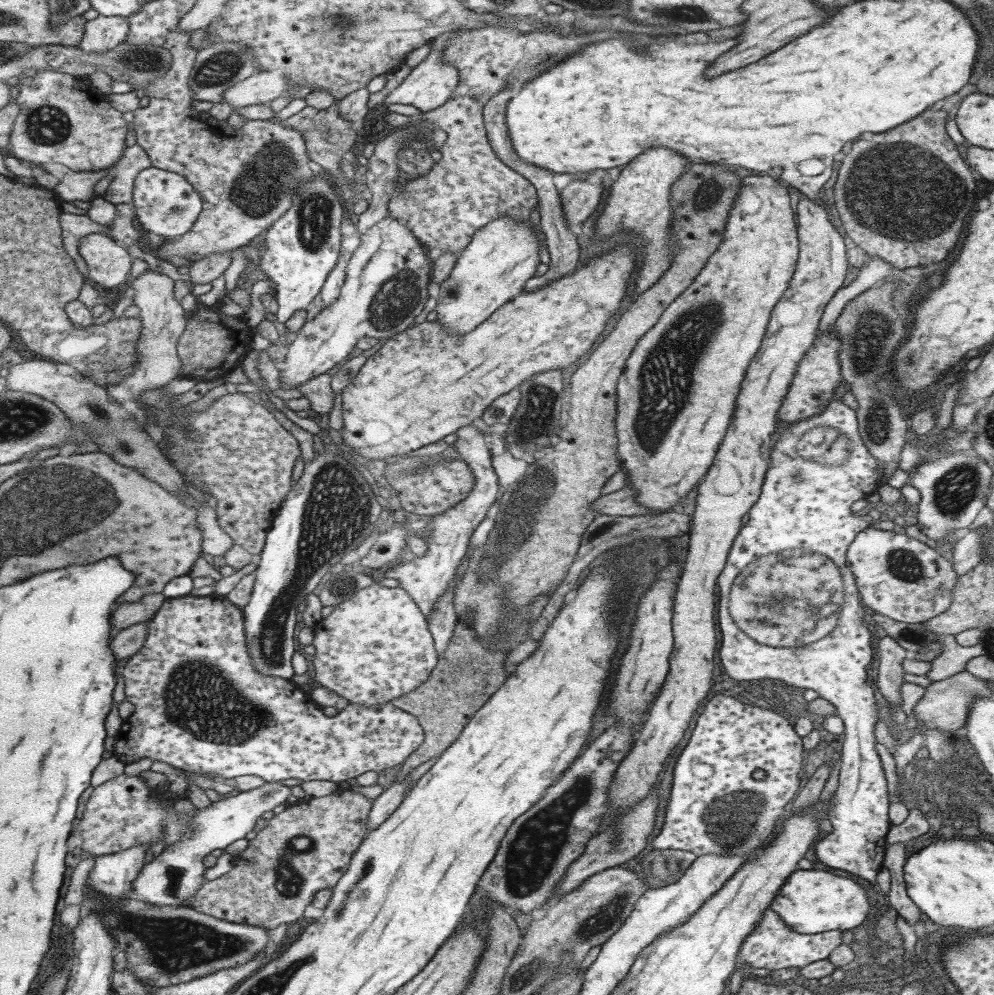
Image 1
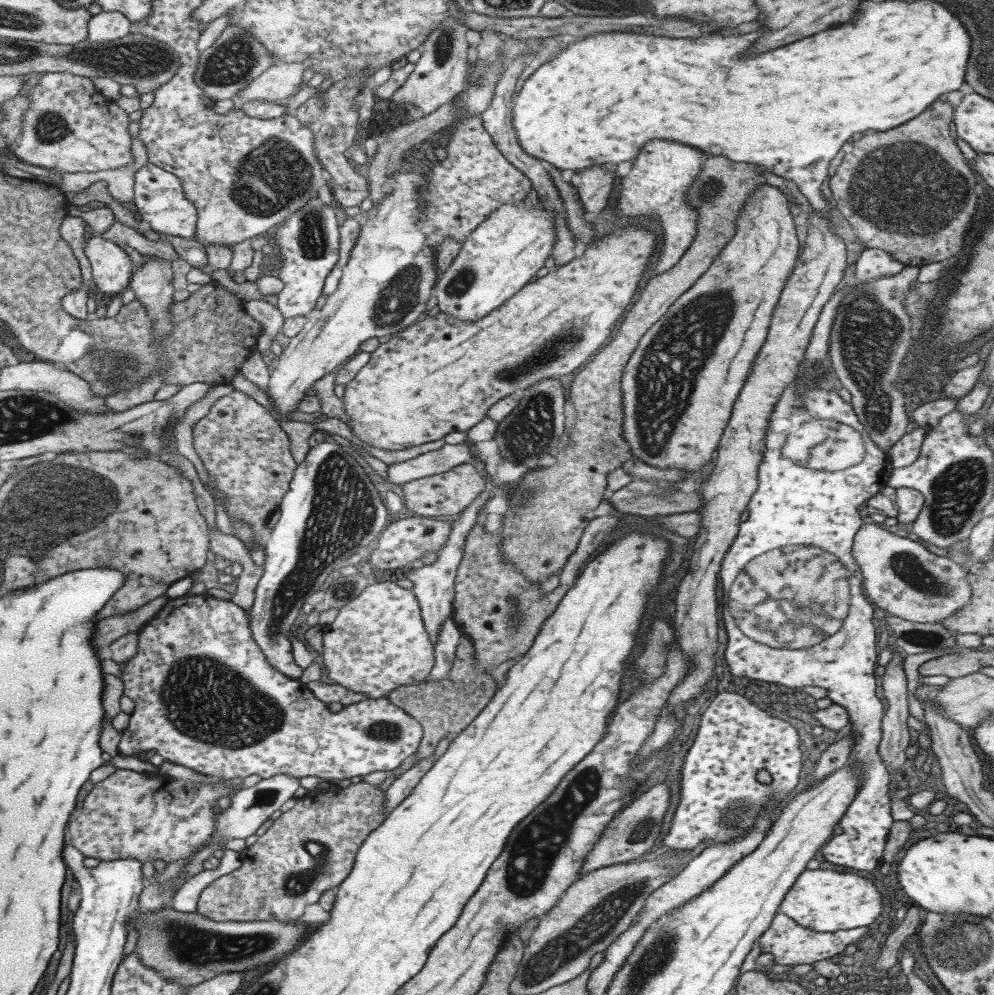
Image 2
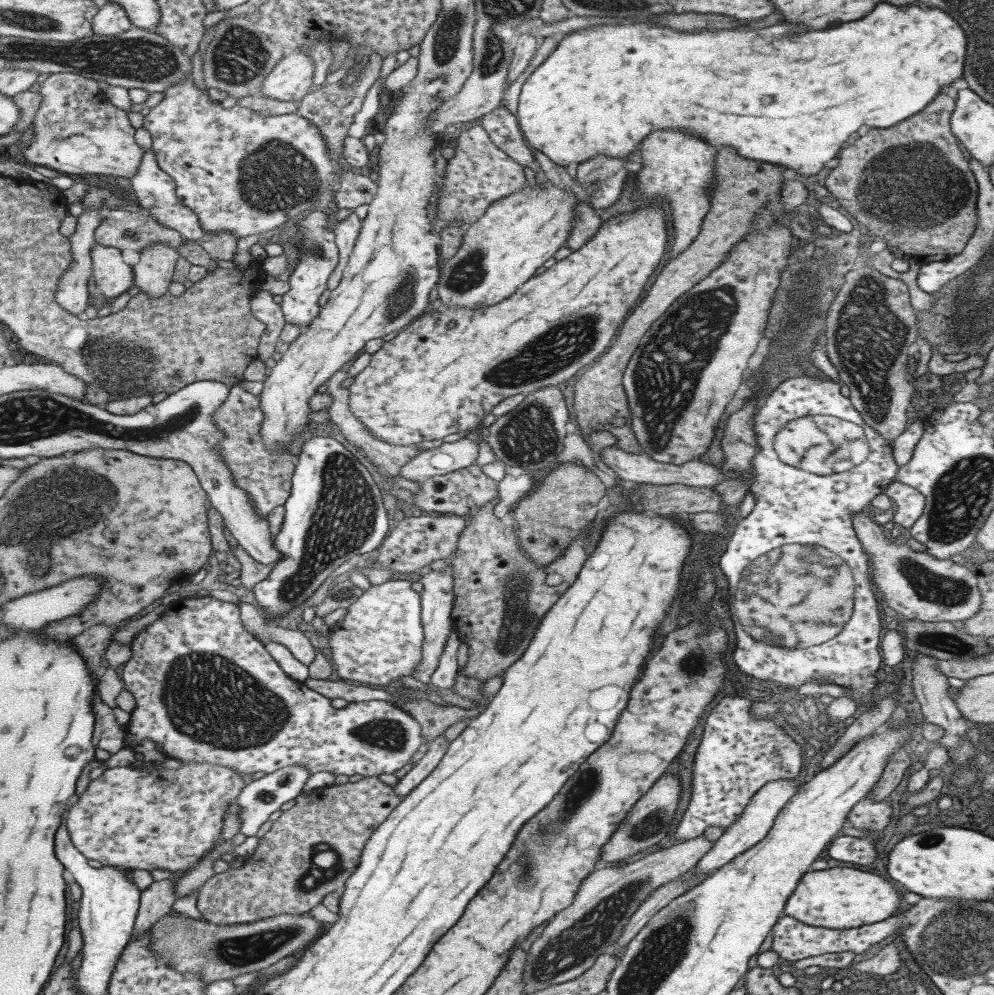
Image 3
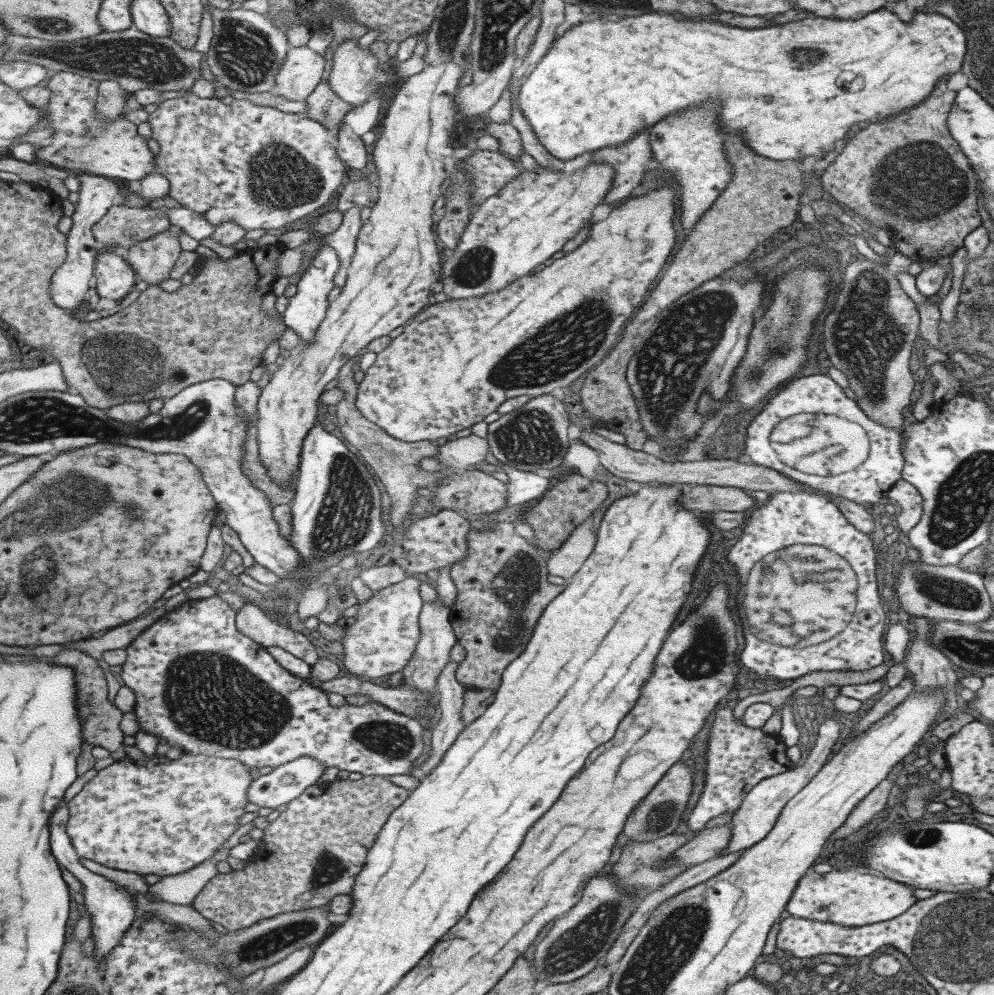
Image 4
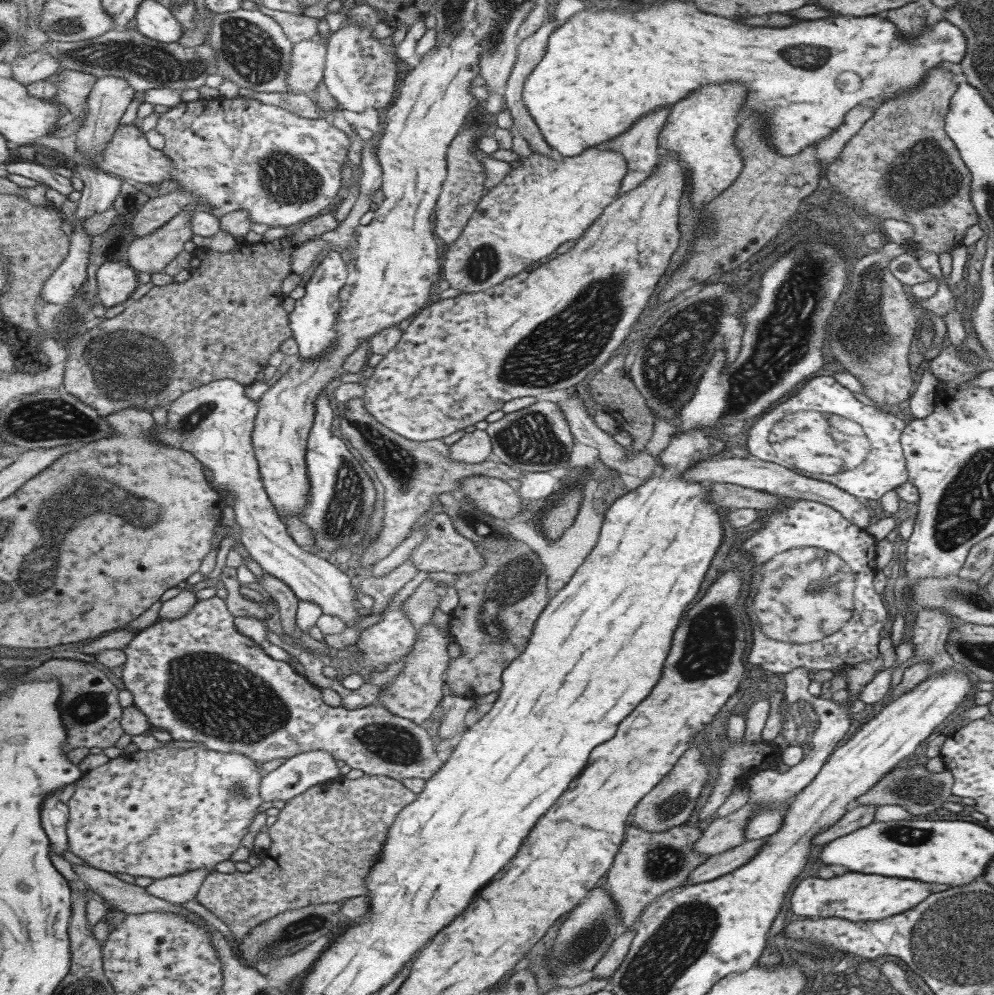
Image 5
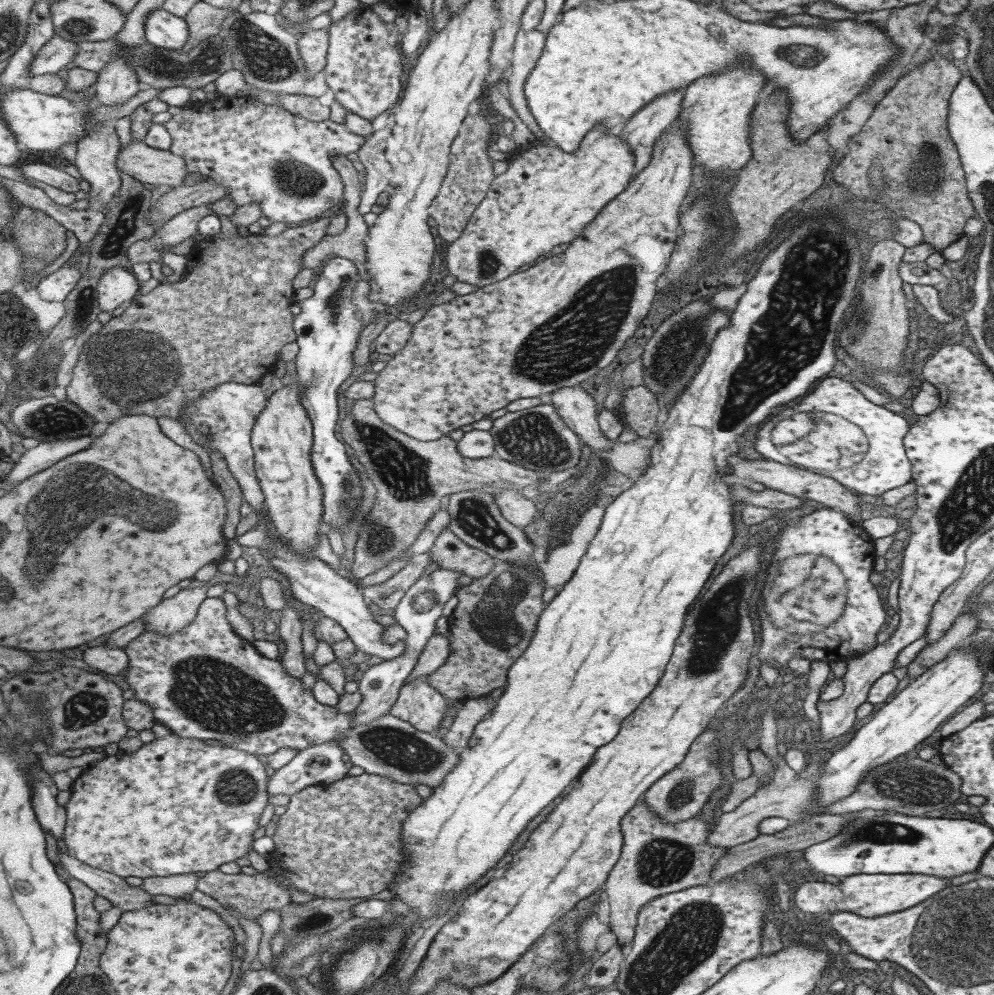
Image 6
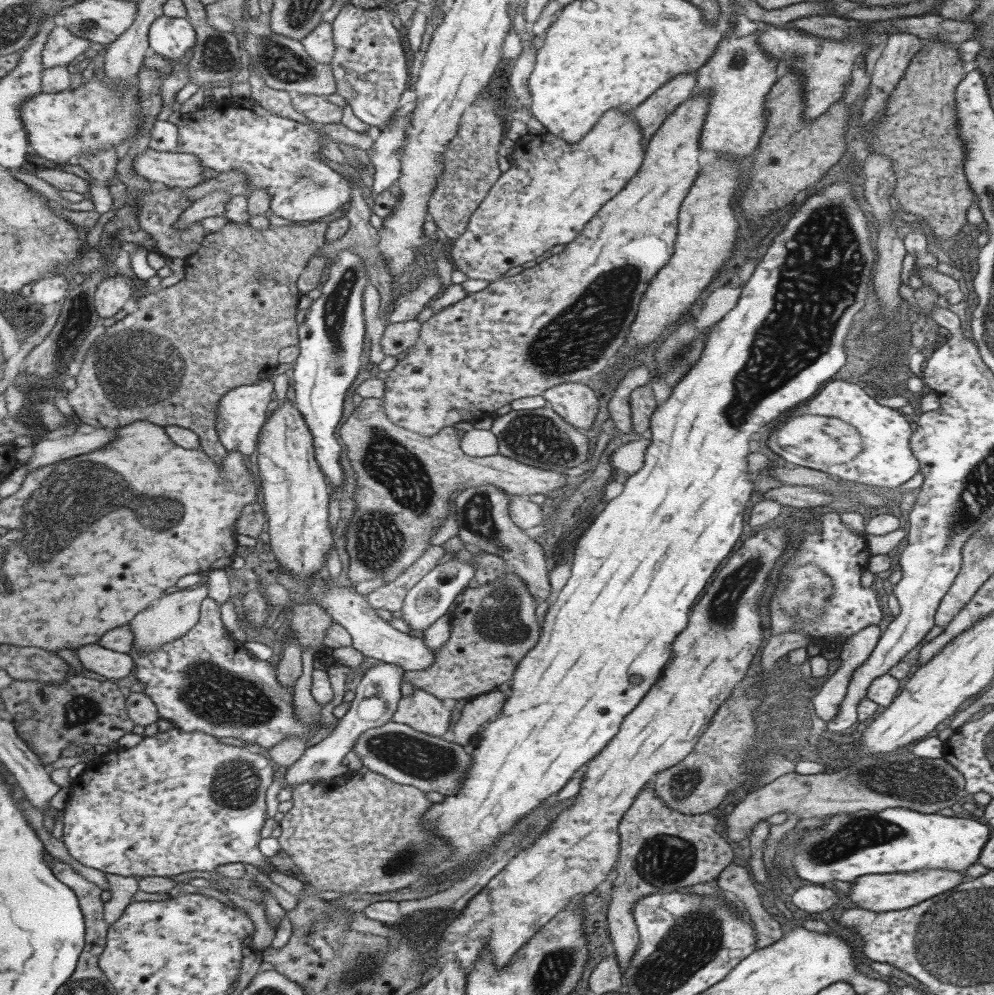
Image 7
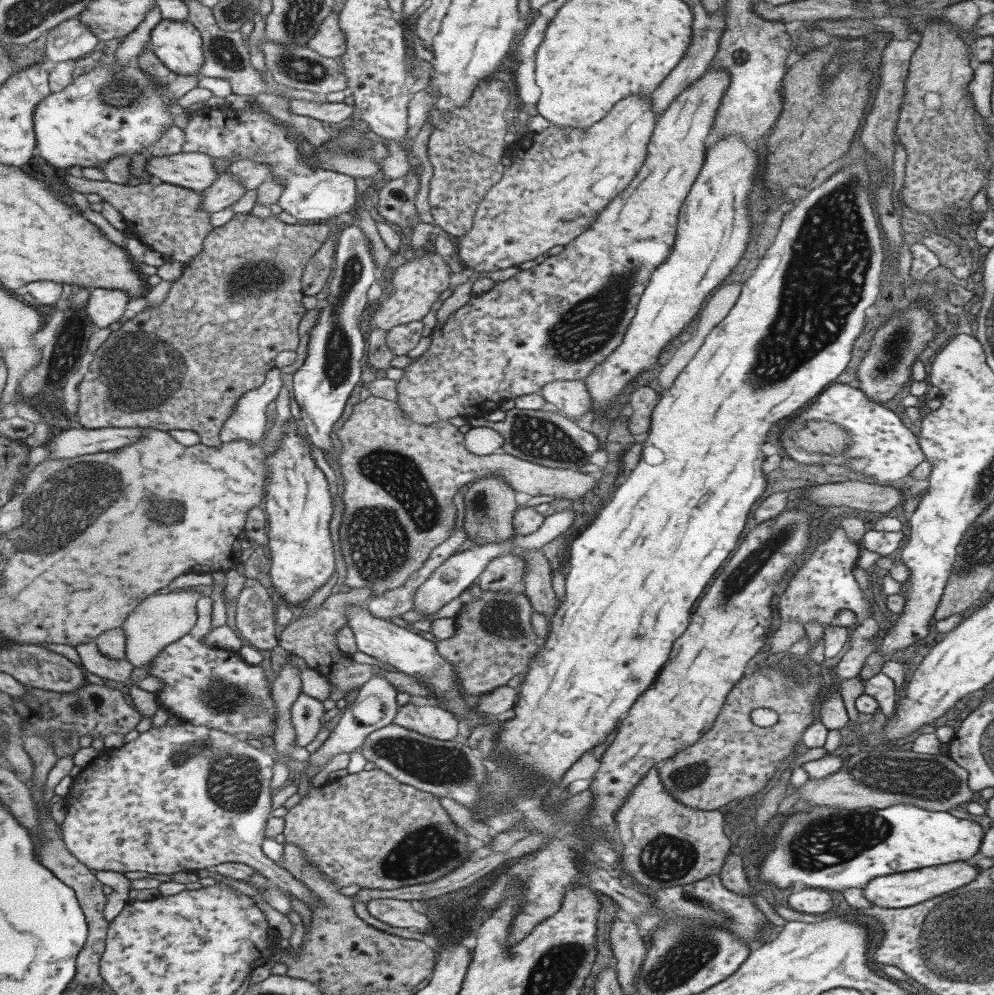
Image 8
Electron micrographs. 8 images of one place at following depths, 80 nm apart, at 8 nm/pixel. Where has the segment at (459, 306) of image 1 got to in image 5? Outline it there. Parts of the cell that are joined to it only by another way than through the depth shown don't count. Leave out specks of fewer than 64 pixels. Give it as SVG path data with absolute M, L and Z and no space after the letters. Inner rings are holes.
M599 145L587 148L575 157L555 159L533 153L527 158L519 158L515 164L511 164L505 178L487 189L475 205L469 221L445 252L440 279L447 280L449 288L460 290L463 294L479 292L519 274L529 264L555 253L559 244L578 239L602 214L611 199L619 193L617 189L625 169L625 161L619 153L611 149L599 149Z

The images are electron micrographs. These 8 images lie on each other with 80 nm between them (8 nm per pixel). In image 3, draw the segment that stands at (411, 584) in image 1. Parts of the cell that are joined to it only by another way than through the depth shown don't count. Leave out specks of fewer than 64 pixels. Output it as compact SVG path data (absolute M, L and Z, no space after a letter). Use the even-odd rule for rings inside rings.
M449 555L449 559L452 562L449 563L449 566L447 566L447 568L443 568L441 572L431 570L430 572L427 572L427 574L423 574L422 576L420 576L421 578L419 578L419 582L423 587L423 590L421 590L421 592L419 593L420 624L423 632L423 644L421 645L422 657L421 660L418 662L418 665L414 668L414 672L411 673L410 676L413 676L413 678L419 680L419 682L422 682L424 684L430 682L430 674L433 672L433 670L435 670L435 667L437 666L437 659L439 658L439 655L443 650L443 645L445 644L445 642L447 642L447 636L451 634L452 627L450 614L452 611L452 603L454 600L453 581L451 581L451 566L453 564L453 557Z

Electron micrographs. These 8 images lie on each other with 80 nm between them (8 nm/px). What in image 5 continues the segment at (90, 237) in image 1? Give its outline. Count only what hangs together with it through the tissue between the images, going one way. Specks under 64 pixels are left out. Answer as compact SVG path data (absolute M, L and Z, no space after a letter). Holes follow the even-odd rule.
M105 261L97 267L96 295L102 309L119 303L128 303L130 294L137 288L136 272L120 261Z

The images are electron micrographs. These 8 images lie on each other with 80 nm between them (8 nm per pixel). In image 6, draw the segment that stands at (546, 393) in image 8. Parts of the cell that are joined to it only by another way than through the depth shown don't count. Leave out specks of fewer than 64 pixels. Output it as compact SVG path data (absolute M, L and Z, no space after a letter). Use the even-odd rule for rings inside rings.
M579 385L561 387L549 392L549 395L555 412L581 442L601 454L612 449L616 442L601 435L595 420L598 410L591 395L585 393Z

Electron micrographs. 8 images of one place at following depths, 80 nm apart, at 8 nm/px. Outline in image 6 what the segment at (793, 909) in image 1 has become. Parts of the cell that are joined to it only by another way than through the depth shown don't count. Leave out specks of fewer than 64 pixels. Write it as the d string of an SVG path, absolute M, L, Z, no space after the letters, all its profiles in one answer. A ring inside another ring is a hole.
M854 874L843 877L838 884L830 884L823 880L803 882L793 893L792 901L796 908L805 914L852 912L865 918L873 918L899 912L923 902L945 888L949 879L926 874Z

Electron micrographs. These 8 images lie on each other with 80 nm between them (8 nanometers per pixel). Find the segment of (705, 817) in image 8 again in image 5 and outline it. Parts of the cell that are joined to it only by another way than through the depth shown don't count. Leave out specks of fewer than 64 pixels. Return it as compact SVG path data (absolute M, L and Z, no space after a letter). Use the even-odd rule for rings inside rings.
M627 820L624 831L625 840L607 869L605 888L618 908L622 928L627 930L635 926L645 906L659 896L679 889L689 872L709 856L692 850L692 845L703 836L703 831L693 826L680 824L665 832L651 832L637 828Z

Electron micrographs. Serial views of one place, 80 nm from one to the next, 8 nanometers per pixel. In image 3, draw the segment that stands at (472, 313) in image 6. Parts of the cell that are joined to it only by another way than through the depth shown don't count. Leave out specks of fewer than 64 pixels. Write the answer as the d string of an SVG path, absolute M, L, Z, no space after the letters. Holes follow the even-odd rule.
M639 207L639 210L631 210L629 213L624 213L618 215L617 217L611 218L605 223L600 222L596 233L583 245L581 248L578 248L575 251L572 251L571 254L568 254L565 258L554 263L551 267L547 268L543 273L539 275L533 275L529 280L526 280L521 286L518 286L513 294L510 294L507 298L504 298L501 302L497 302L496 304L491 304L486 306L485 308L463 308L462 306L445 306L441 305L438 309L431 309L428 313L424 313L423 315L419 315L417 318L414 318L407 326L404 326L398 334L389 341L385 341L383 345L379 347L379 350L376 350L371 355L371 361L366 368L363 368L360 372L358 372L354 378L353 382L348 386L348 407L351 411L351 414L361 424L364 424L364 427L375 437L383 442L388 442L389 444L396 444L397 446L409 446L416 445L418 442L422 440L439 440L439 438L443 438L443 436L447 436L447 434L455 434L455 432L468 432L470 429L473 429L475 426L481 423L485 415L490 412L490 410L498 403L501 402L504 398L508 396L513 396L513 394L522 394L523 396L528 395L530 392L534 390L542 389L546 386L557 385L560 382L571 378L575 372L577 372L580 368L583 368L585 364L591 364L593 361L596 361L599 356L603 356L605 354L605 349L609 346L612 341L611 338L614 338L616 335L617 329L620 327L620 324L623 322L623 319L631 312L632 308L636 305L637 298L641 296L641 292L643 292L643 288L645 288L645 282L647 282L647 278L655 272L655 266L659 264L659 260L661 260L661 256L663 256L663 252L665 252L665 244L667 242L667 228L665 228L665 214L663 209L665 208L657 208L657 207Z

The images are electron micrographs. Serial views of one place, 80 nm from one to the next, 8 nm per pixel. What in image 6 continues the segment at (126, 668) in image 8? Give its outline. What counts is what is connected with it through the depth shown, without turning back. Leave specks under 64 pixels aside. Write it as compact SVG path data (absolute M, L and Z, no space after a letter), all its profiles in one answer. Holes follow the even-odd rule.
M103 644L82 647L82 660L103 675L119 674L128 665L127 659L121 648Z

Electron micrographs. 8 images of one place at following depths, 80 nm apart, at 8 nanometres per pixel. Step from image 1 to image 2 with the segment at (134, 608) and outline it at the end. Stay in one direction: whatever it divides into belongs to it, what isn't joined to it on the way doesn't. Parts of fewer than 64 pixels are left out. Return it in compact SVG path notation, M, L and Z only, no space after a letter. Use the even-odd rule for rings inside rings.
M162 595L149 600L149 603L143 604L139 609L98 620L93 624L93 633L91 633L91 641L89 641L94 651L97 653L101 646L109 646L119 636L143 628L148 621L152 620L165 602L166 597Z

